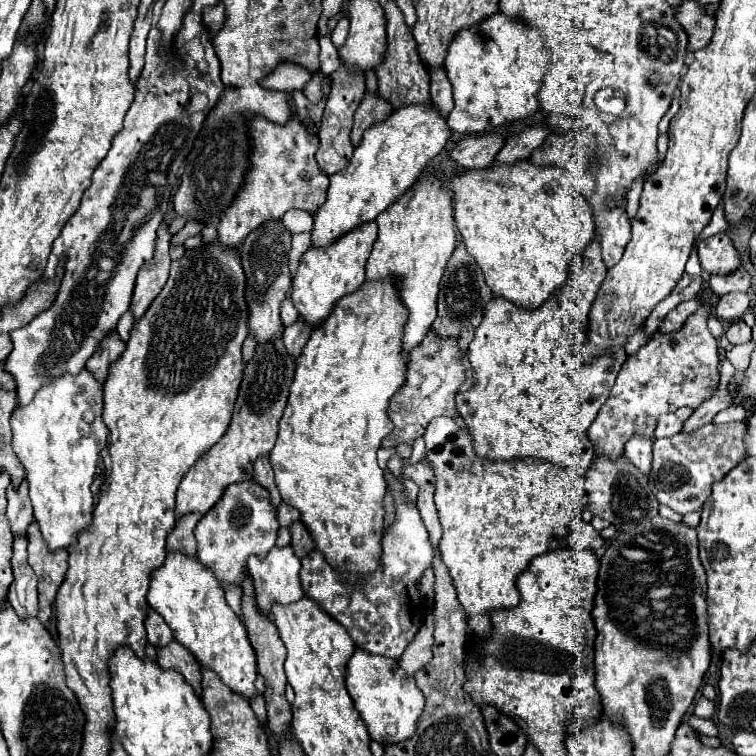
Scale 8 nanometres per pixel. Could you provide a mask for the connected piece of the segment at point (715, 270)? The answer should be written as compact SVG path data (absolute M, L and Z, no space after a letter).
M719 232L697 246L701 268L707 274L731 274L741 266L741 258L731 238L725 232Z

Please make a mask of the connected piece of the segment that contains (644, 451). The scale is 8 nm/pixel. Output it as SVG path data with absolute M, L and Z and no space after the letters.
M639 434L629 438L629 442L625 444L625 456L643 474L649 474L649 470L651 470L651 444L653 444L653 440L649 440L645 436L639 436Z

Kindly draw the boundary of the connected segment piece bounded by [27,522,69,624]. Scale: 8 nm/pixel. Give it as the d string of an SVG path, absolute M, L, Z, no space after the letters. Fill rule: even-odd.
M31 522L27 530L29 538L29 564L35 570L39 578L39 622L47 622L51 616L51 604L55 600L55 594L59 586L65 580L67 574L67 548L49 552L45 546L45 540L41 538L41 530L37 522Z

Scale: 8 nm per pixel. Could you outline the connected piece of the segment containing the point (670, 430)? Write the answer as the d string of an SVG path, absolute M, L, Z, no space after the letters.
M663 414L657 418L657 428L655 428L655 438L667 438L679 434L683 428L683 422L675 414Z

